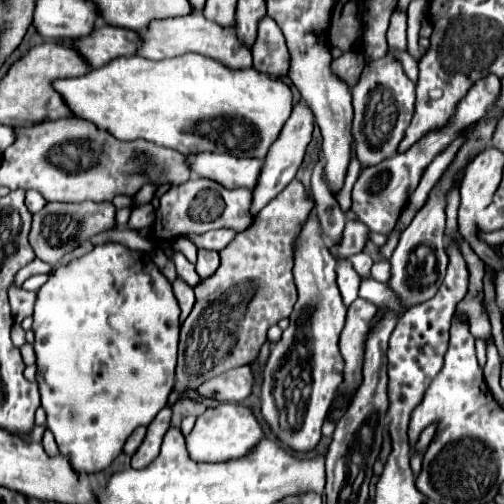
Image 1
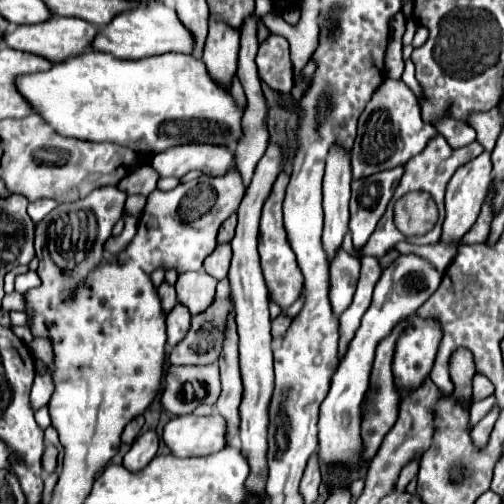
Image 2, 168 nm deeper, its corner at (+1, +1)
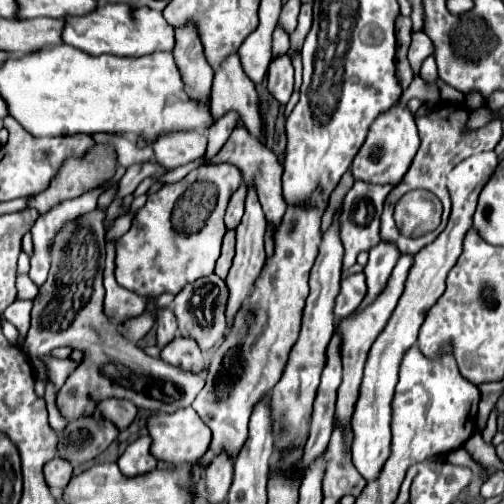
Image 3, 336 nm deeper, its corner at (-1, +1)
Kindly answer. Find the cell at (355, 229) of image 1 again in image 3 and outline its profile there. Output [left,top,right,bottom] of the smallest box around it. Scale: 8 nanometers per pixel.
[381,102,503,254]

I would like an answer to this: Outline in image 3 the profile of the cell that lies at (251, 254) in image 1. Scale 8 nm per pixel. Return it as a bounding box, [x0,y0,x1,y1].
[161,128,287,226]

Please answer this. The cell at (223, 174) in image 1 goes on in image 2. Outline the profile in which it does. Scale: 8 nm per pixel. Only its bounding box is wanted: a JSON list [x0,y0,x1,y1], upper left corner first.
[151,144,235,178]

